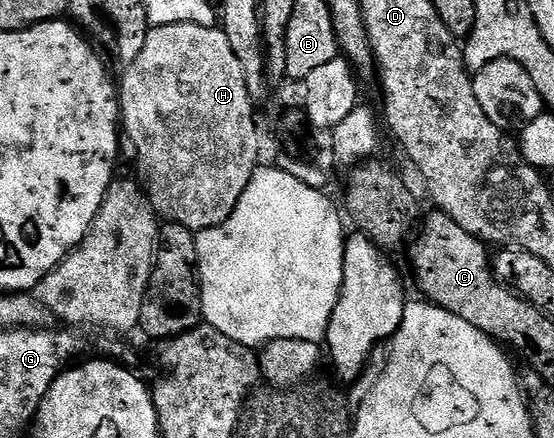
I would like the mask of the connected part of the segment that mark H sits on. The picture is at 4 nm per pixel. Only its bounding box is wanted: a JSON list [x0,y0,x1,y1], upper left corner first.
[118,23,260,233]

